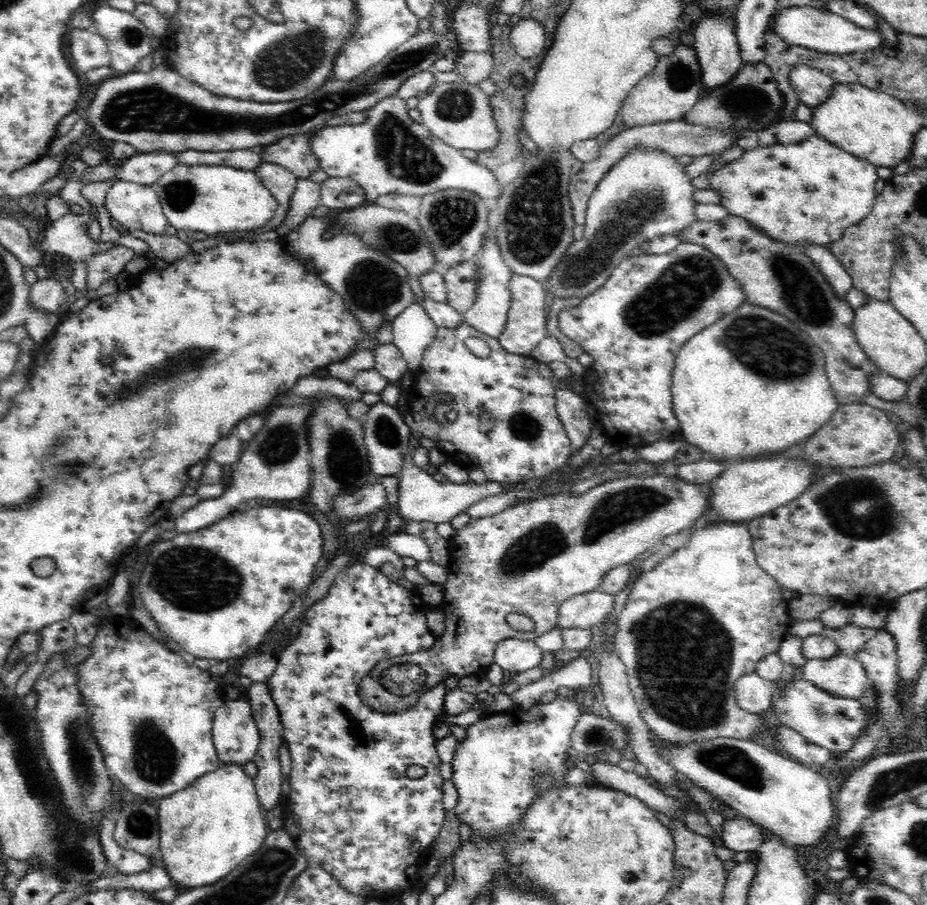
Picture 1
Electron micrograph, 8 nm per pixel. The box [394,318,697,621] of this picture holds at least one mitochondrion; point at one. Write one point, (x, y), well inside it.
(628, 506)

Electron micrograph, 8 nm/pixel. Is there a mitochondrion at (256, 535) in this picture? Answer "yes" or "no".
no

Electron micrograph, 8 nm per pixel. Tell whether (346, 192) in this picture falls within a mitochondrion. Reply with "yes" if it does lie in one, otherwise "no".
no

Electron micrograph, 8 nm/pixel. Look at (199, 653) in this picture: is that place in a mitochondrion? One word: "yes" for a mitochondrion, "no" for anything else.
no

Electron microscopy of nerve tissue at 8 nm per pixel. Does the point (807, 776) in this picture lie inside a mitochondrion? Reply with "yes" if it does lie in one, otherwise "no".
no

